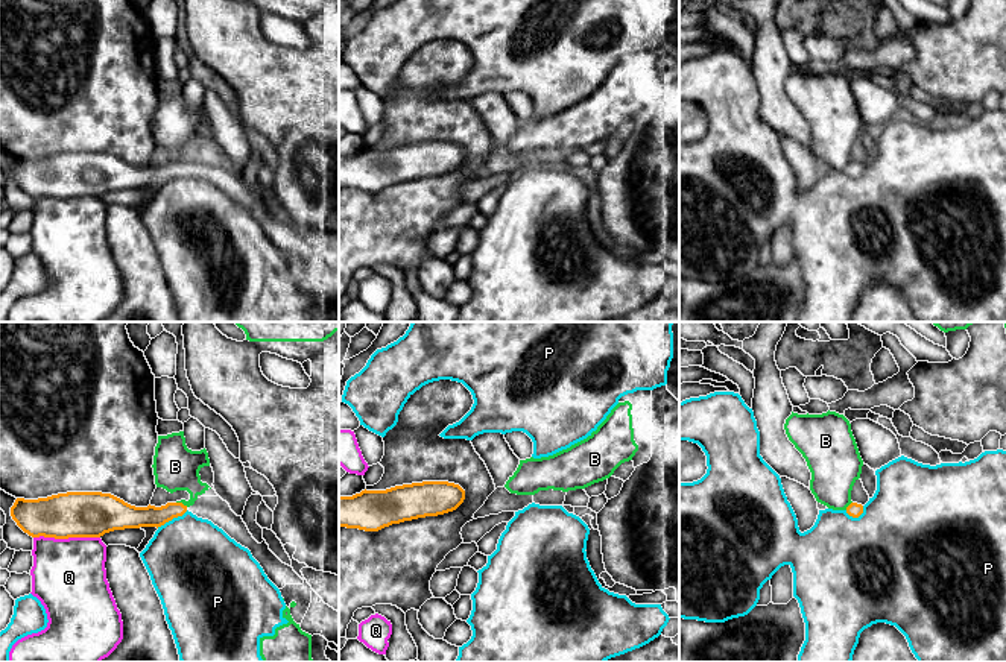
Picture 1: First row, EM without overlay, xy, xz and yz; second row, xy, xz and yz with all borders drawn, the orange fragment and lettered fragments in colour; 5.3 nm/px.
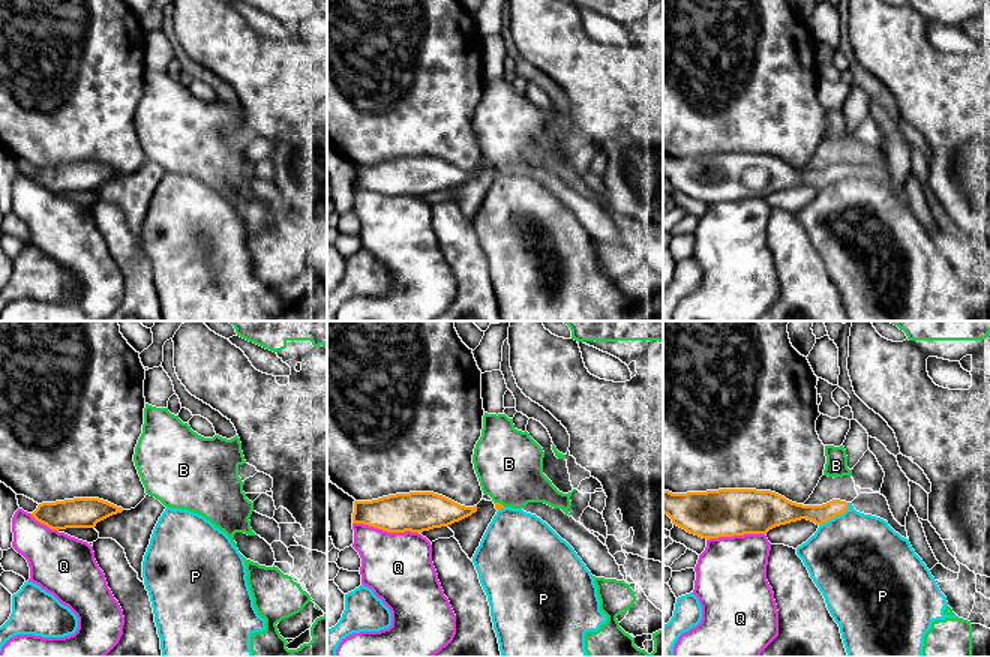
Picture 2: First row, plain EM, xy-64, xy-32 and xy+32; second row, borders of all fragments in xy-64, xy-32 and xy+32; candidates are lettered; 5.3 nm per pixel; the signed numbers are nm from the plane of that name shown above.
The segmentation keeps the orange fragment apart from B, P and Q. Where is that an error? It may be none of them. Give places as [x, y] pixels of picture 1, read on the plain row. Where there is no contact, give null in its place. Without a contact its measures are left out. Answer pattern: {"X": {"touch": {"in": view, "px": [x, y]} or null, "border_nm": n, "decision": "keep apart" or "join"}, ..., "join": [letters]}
{"B": {"touch": {"in": "xy", "px": [181, 163]}, "border_nm": 70, "decision": "keep apart"}, "P": {"touch": {"in": "xy", "px": [172, 178]}, "border_nm": 190, "decision": "keep apart"}, "Q": {"touch": {"in": "xy", "px": [67, 198]}, "border_nm": 360, "decision": "keep apart"}, "join": []}

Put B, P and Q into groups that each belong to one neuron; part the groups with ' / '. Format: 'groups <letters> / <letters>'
groups B / P / Q

